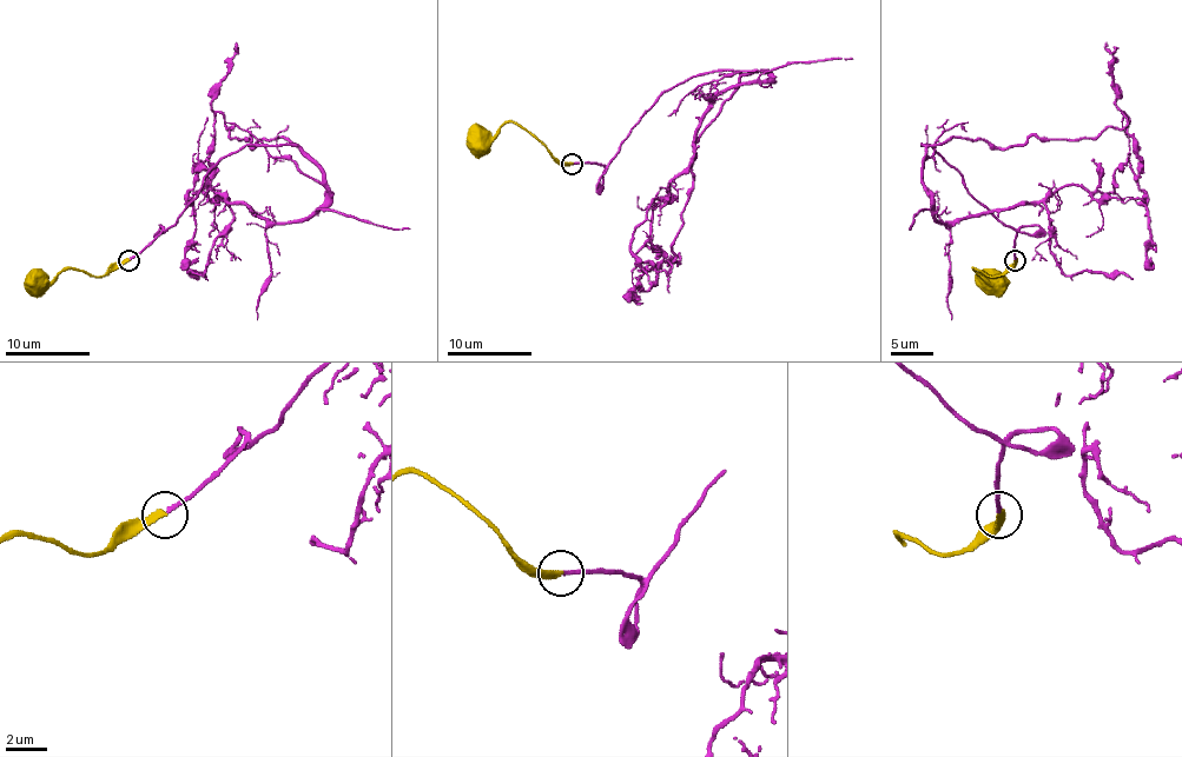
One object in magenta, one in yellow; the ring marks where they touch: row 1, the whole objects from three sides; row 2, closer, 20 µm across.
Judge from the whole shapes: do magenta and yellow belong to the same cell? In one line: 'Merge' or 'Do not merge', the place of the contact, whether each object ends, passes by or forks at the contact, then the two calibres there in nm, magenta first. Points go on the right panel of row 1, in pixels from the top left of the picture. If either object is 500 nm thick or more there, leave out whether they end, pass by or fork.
Merge. Place: (1015, 260). At the ring magenta ends. At the ring yellow ends. Thickness 190 nm (magenta) against 280 nm

